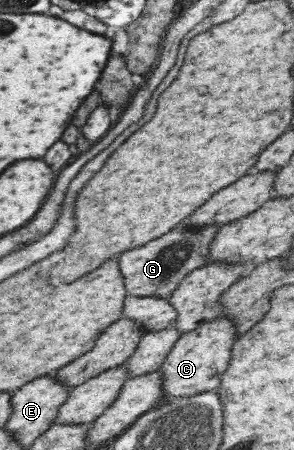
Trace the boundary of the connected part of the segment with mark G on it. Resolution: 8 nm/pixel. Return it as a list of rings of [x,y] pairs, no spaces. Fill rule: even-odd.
[[[213,226],[179,231],[172,229],[155,240],[143,246],[119,254],[114,260],[119,263],[119,273],[125,285],[126,296],[157,297],[160,300],[169,299],[179,283],[195,269],[205,265],[205,256],[209,252],[209,244],[215,238],[218,228]]]

